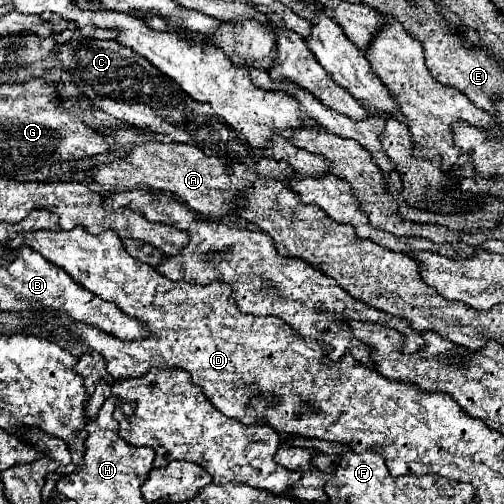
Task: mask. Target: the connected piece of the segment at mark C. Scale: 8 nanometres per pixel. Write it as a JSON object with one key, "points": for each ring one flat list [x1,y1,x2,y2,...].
{"points":[[78,36,58,46,56,58,60,60,62,68,72,76,74,86,86,98,90,98,94,106,136,128,166,134,174,142,196,146,208,156,228,158,232,162,254,164,258,158,266,156,274,160,286,160,296,172,304,176,310,176,310,172,328,172,330,168,330,164,318,154,310,154,308,150,290,144,284,134,274,138,272,146,268,148,252,148,240,132,234,132,234,128,230,128,222,120,208,118,206,104,200,104,186,96,186,92,178,90,178,84,174,80,158,72,150,62,134,54,130,48,118,46,114,40,94,40]]}

